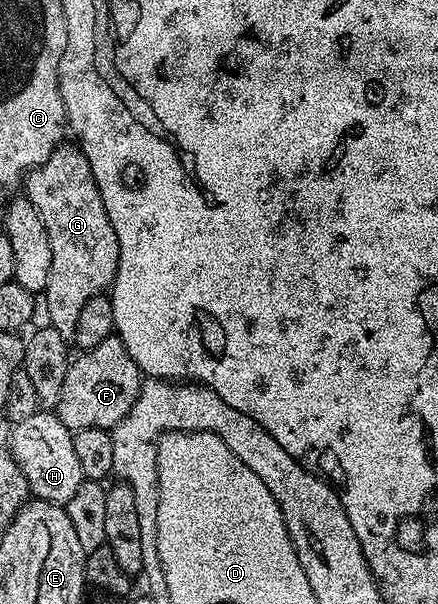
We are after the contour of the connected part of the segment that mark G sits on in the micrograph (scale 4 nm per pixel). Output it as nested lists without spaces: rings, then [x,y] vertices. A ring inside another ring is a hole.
[[[76,144],[58,145],[42,165],[30,169],[23,193],[35,203],[35,211],[39,211],[43,227],[47,227],[47,239],[51,239],[51,275],[43,294],[49,325],[66,339],[72,339],[79,311],[83,311],[87,299],[105,293],[117,274],[119,239],[115,239],[115,227],[107,219],[91,163],[87,163]]]

